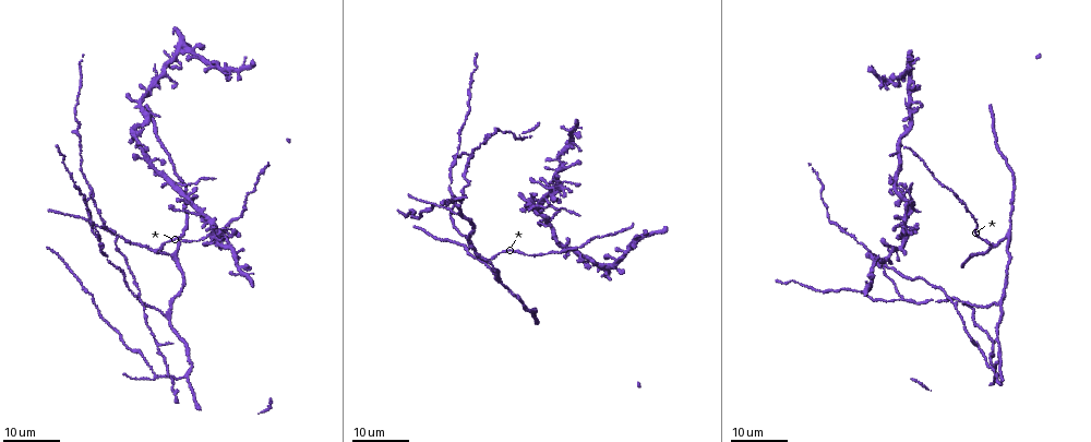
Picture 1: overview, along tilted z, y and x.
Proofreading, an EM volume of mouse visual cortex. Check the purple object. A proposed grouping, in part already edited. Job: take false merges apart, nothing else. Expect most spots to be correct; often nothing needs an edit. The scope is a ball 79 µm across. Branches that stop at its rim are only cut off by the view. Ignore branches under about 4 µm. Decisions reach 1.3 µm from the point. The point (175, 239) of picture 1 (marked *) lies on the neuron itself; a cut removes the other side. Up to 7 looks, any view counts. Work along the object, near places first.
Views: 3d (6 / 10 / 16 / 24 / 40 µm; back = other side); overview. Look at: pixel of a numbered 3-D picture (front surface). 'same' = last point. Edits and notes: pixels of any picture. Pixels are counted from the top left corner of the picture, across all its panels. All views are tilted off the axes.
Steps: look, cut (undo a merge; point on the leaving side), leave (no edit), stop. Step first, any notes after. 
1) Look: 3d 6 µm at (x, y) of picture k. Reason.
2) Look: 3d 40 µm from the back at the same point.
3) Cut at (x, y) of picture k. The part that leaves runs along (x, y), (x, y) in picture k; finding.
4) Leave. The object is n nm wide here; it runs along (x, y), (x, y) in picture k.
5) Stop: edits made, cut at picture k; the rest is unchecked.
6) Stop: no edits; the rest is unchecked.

Look: 3d 16 µm at (1009, 234) of picture 1. Three-way junction.

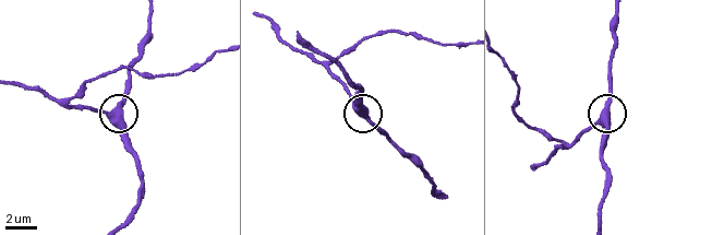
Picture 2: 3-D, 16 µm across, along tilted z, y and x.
Look: 3d 10 µm at (122, 119) of picture 2.

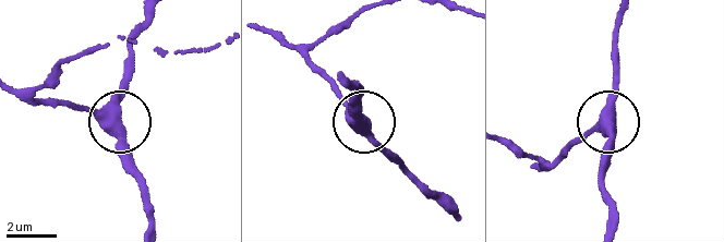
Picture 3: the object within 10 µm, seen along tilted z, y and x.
Look: 3d 6 µm at (362, 126) of picture 3.

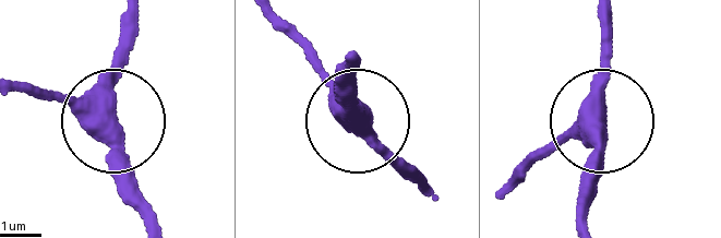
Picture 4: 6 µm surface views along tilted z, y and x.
Leave. The object is 430 nm wide here; it runs along (10, 91), (116, 114), (119, 18) in picture 4; one neuron here.

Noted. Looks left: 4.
Look: 3d 16 µm at (902, 241) of picture 1. Thin arm on a thick one.

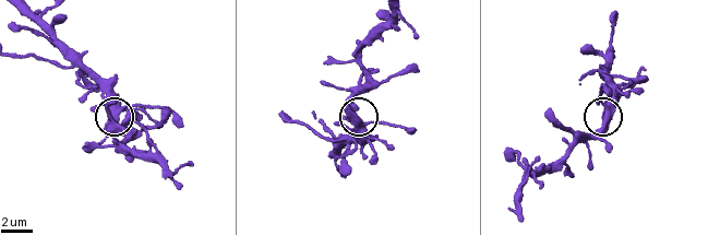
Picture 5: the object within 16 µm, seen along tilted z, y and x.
Look: 3d 10 µm at (605, 107) of picture 5.

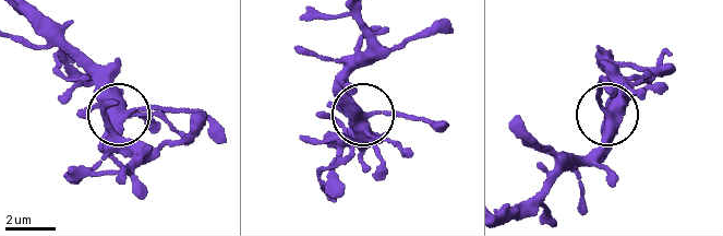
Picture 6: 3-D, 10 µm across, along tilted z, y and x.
Leave. The object is 390 nm wide here; continuous, no second neuron.

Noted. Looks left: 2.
Look: 3d 24 µm at (195, 216) of picture 1.

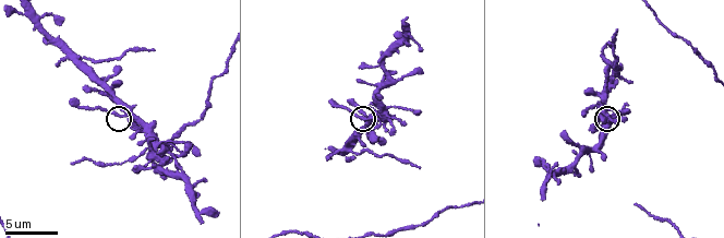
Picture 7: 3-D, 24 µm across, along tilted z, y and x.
Look: 3d 6 µm at (361, 117) of picture 7.

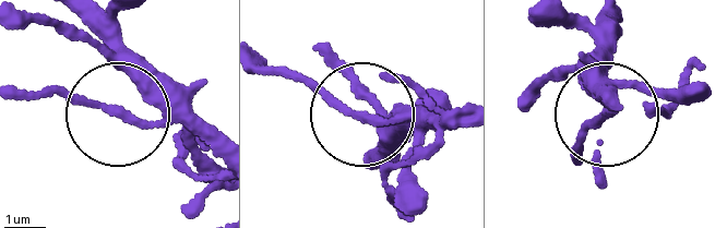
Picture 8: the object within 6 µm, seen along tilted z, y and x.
Leave. The object is 220 nm wide here; all the same neuron.

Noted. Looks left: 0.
Stop: no edits; the rest is unchecked.

